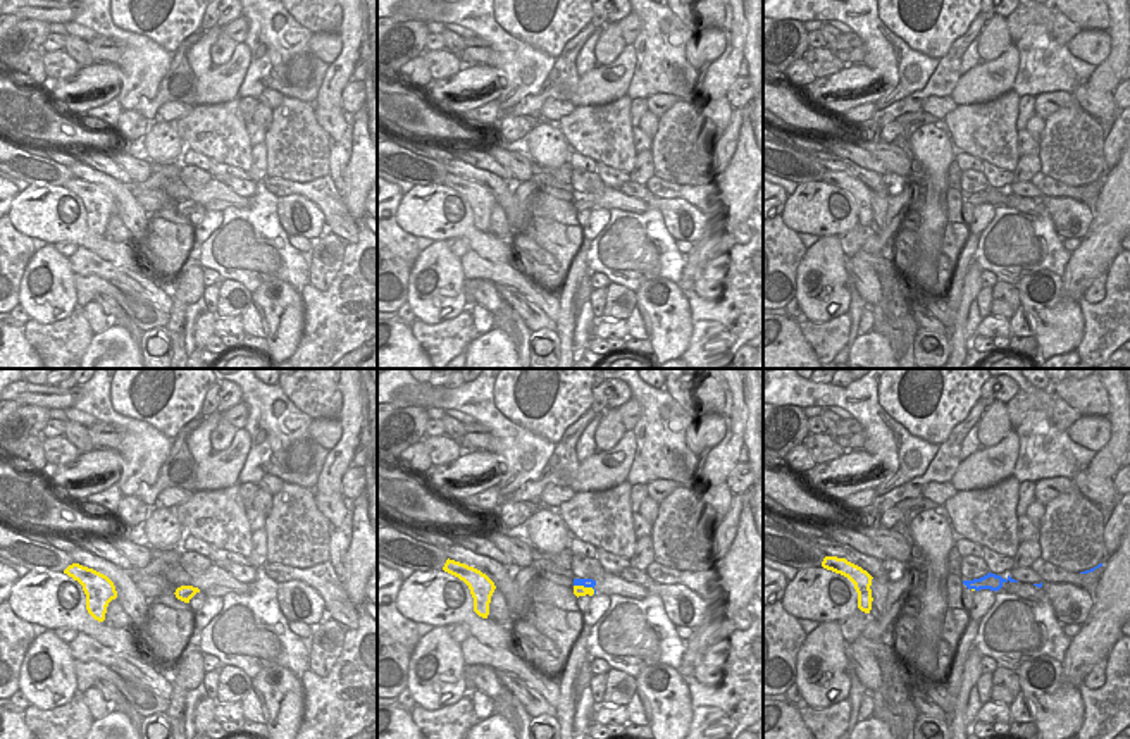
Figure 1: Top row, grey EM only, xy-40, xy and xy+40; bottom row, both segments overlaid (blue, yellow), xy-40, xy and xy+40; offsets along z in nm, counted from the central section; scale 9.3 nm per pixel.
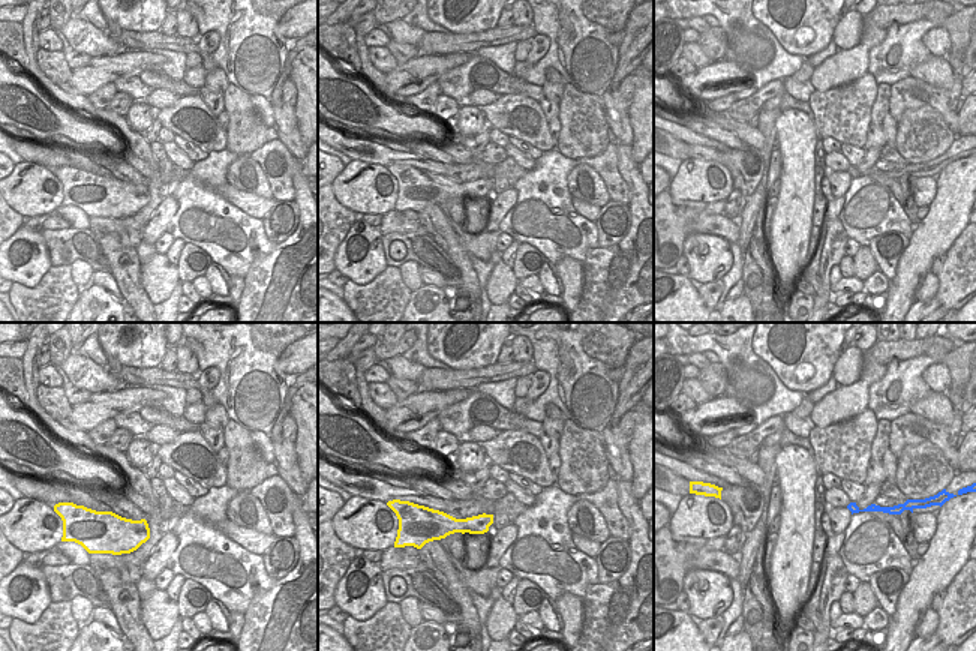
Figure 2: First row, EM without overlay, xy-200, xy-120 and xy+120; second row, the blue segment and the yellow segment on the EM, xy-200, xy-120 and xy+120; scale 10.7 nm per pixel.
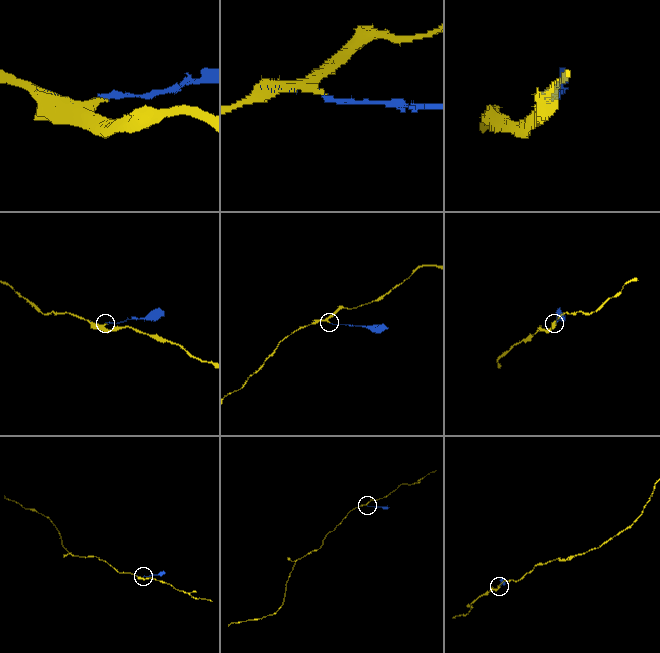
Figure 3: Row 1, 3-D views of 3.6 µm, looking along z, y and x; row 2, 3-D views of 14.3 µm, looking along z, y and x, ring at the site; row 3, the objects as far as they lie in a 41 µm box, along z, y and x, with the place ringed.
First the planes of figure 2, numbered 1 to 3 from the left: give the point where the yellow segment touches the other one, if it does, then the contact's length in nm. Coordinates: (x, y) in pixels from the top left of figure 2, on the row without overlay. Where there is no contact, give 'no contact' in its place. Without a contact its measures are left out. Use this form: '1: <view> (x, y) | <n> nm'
1: no contact
2: no contact
3: no contact

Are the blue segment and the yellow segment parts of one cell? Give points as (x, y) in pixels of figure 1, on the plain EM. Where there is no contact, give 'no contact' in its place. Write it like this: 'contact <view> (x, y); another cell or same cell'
contact xy (586, 200); same cell

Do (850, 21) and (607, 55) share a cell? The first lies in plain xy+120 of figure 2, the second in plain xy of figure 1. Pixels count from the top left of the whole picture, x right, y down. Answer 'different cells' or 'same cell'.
same cell

